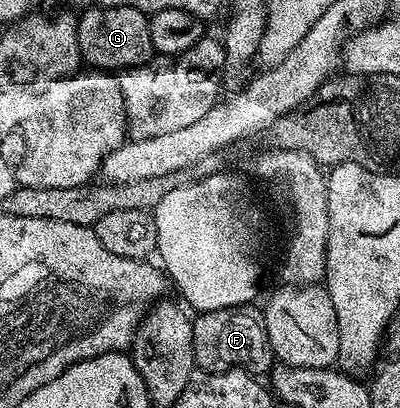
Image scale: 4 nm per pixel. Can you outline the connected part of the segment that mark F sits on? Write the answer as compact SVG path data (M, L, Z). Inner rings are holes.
M257 305L233 306L227 310L208 310L193 319L192 352L194 364L207 374L223 374L225 370L245 370L255 376L269 375L276 359L270 347L266 319Z

